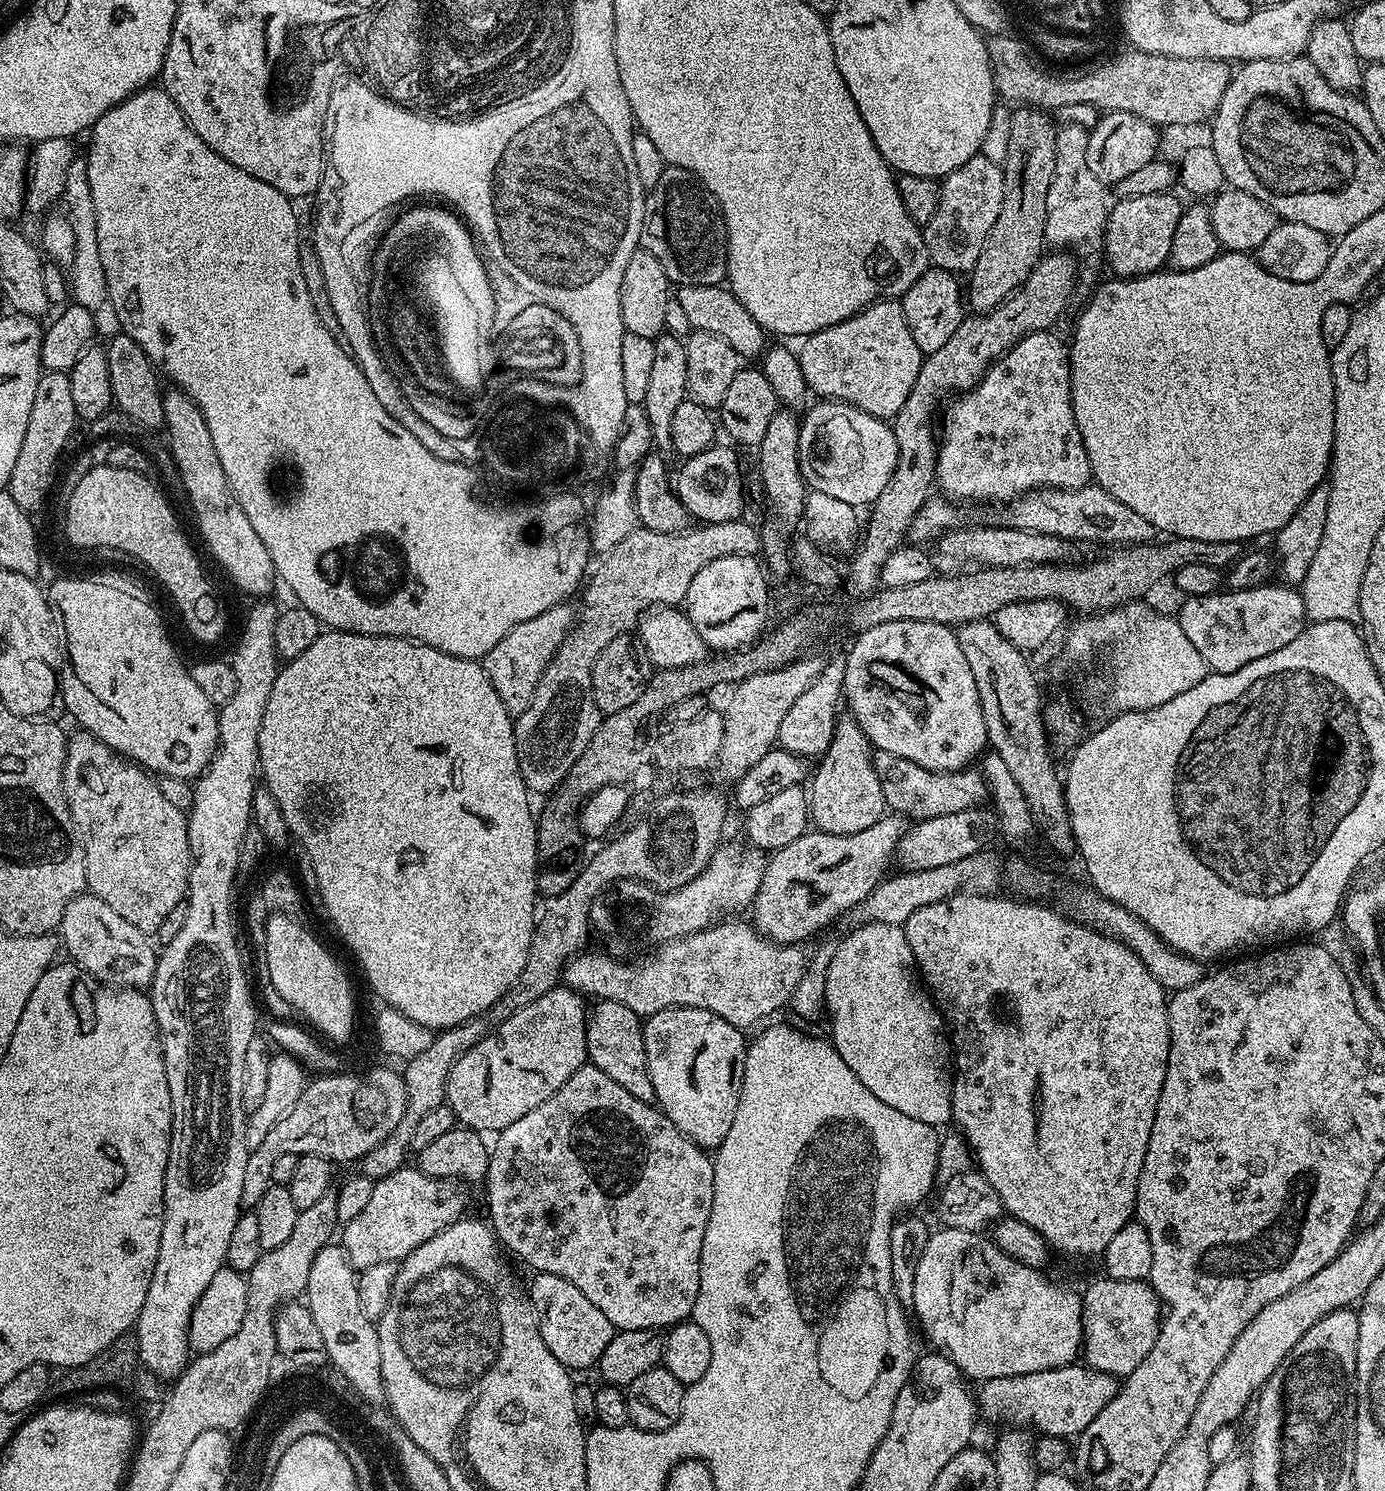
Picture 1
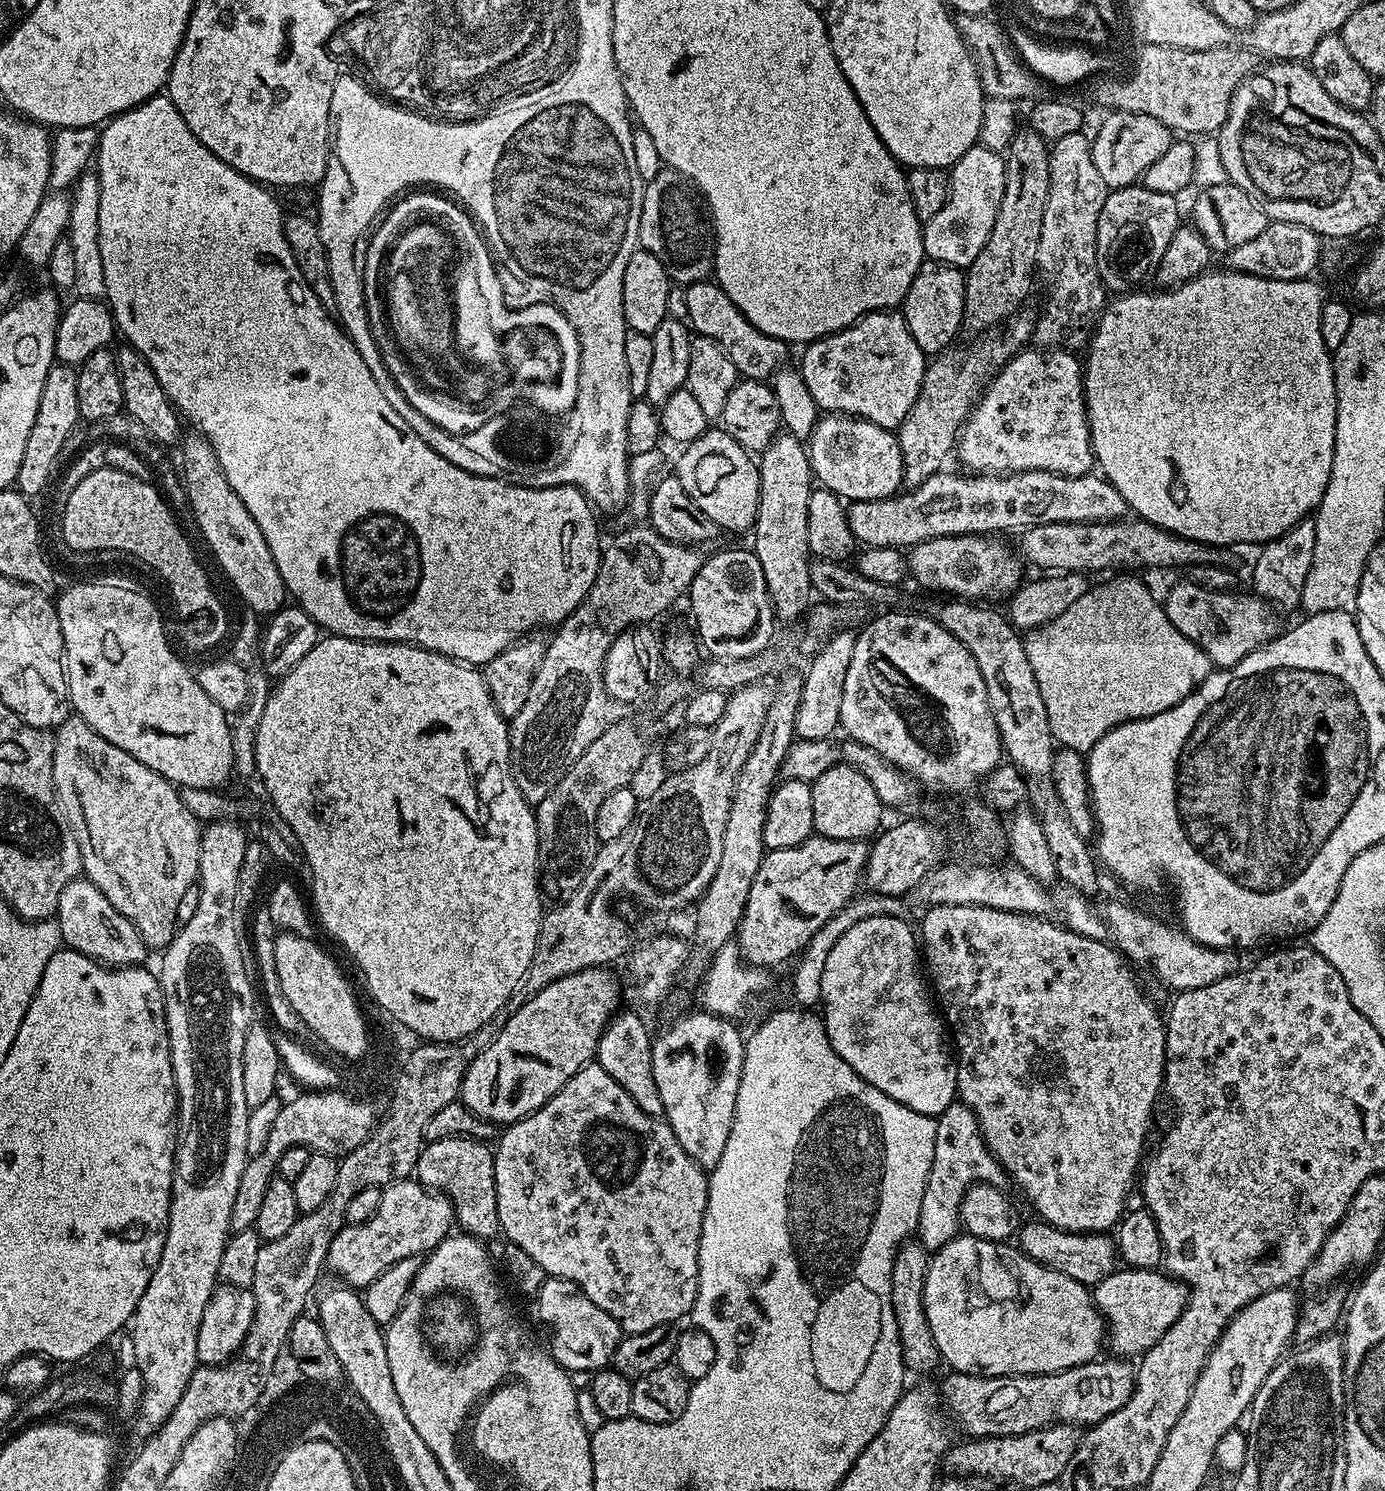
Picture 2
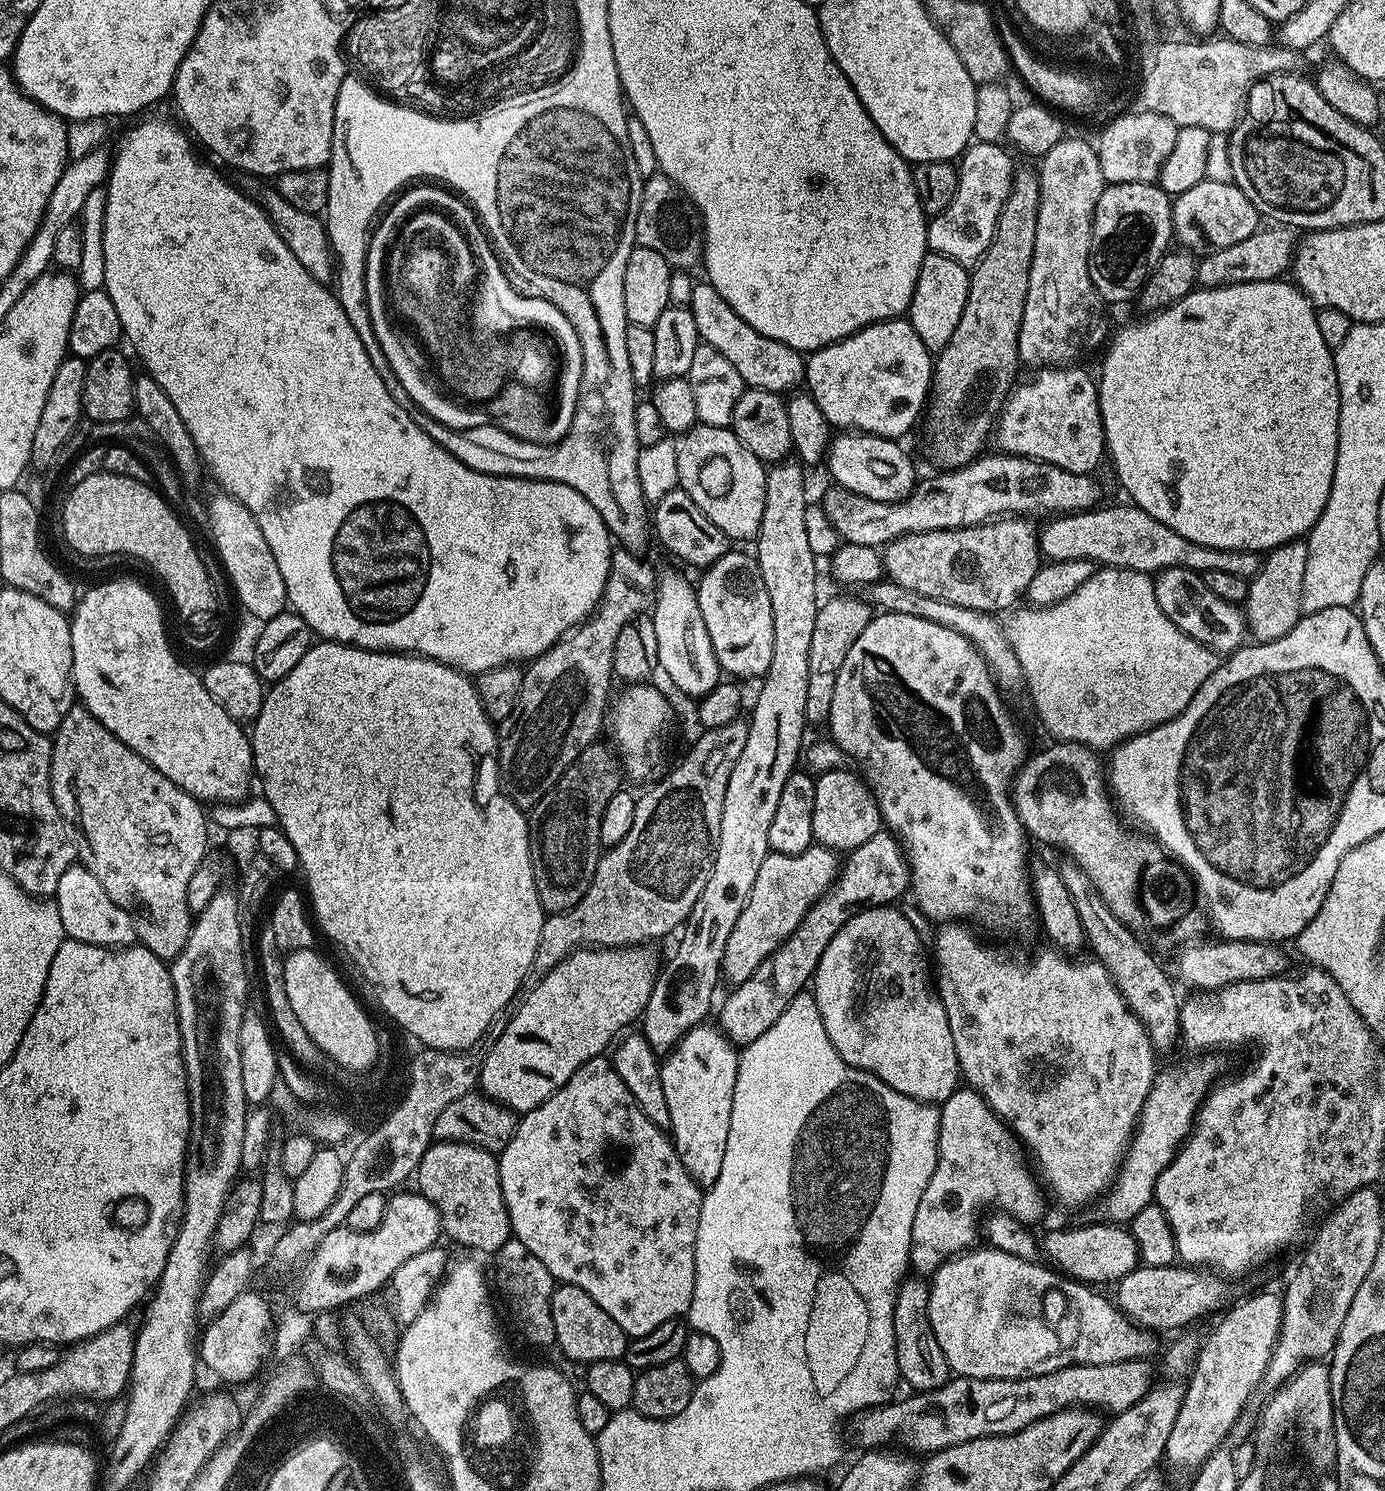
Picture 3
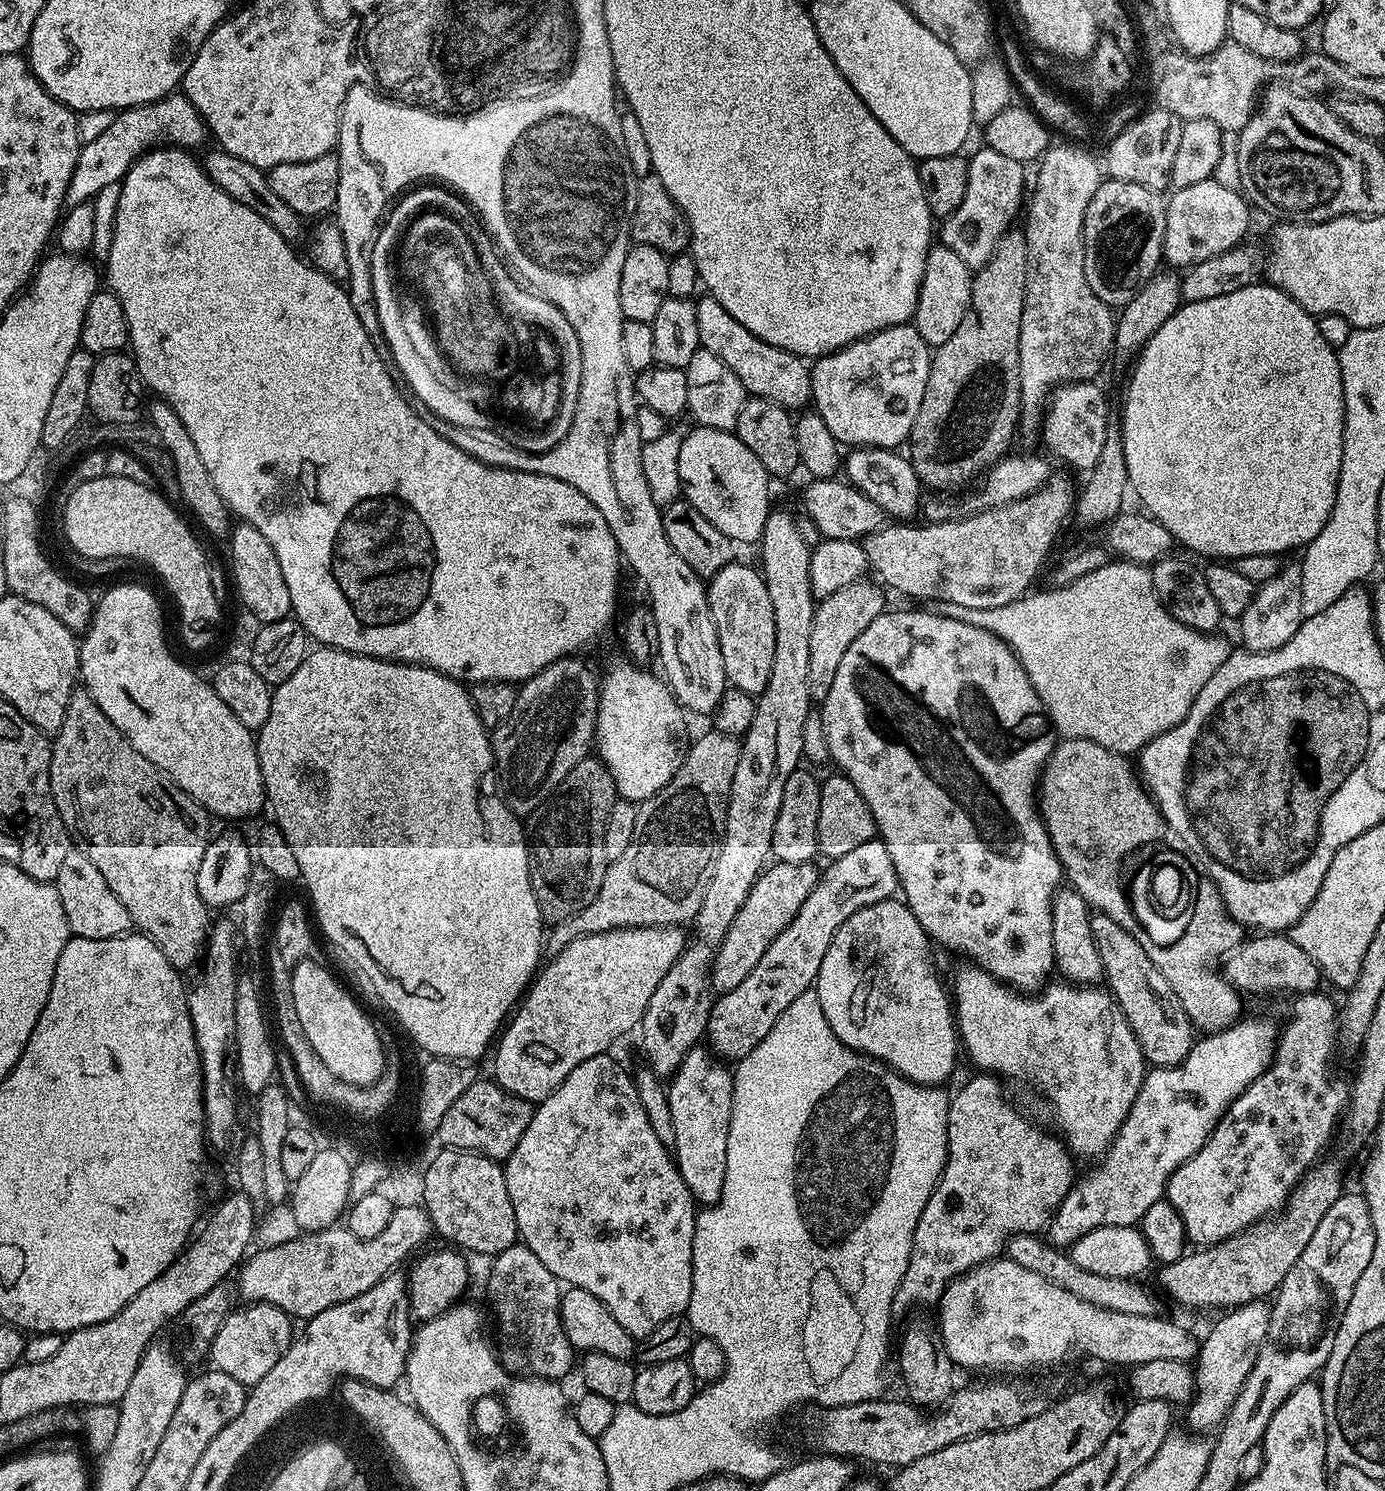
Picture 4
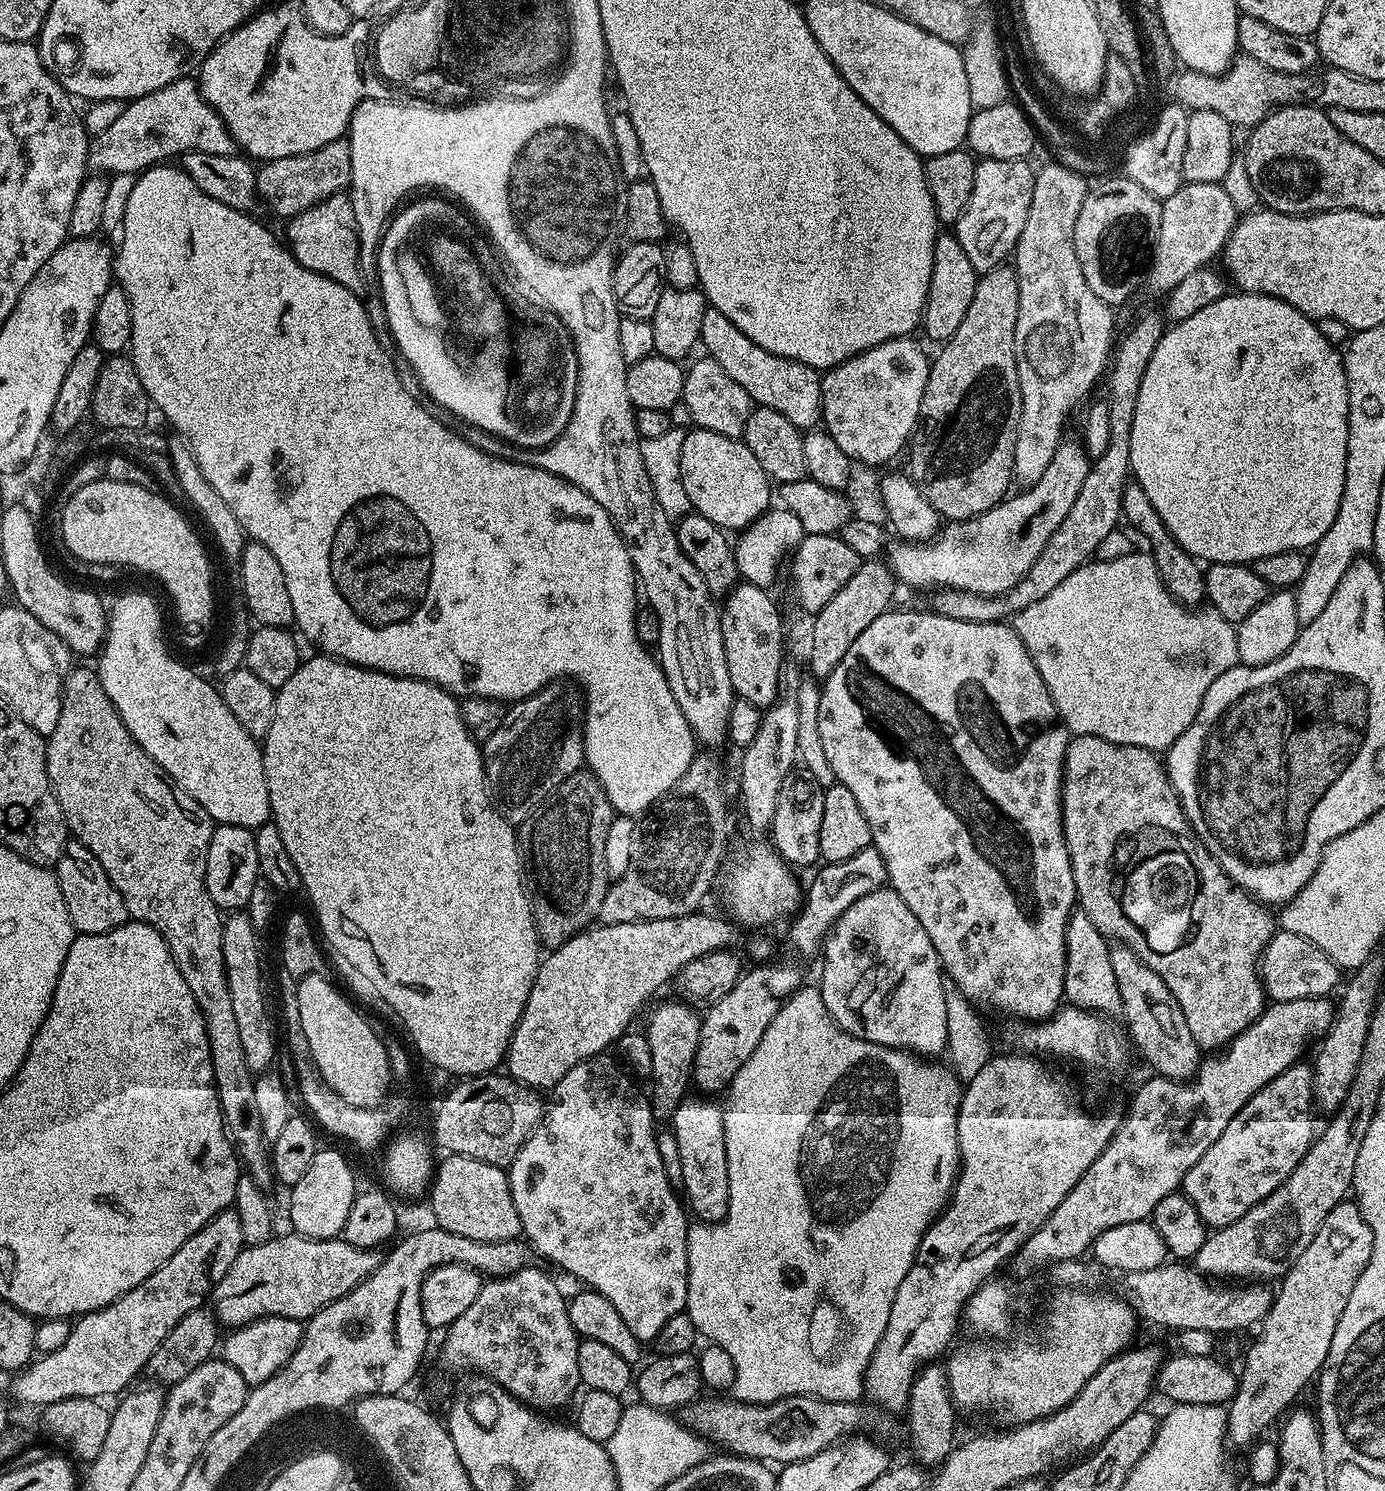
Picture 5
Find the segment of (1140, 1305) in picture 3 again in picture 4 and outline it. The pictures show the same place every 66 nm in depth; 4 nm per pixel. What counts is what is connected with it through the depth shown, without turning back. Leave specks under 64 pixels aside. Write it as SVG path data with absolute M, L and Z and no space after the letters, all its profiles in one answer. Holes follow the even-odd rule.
M1321 1159L1296 1183L1279 1214L1251 1224L1229 1240L1192 1250L1196 1252L1189 1251L1178 1258L1178 1262L1163 1265L1159 1269L1161 1286L1168 1291L1170 1299L1181 1300L1192 1308L1231 1310L1251 1300L1271 1297L1282 1278L1290 1274L1290 1266L1294 1266L1302 1250L1306 1250L1310 1238L1314 1238L1314 1230L1318 1230L1318 1222L1322 1222L1326 1210L1330 1210L1345 1191L1343 1166L1336 1160Z

